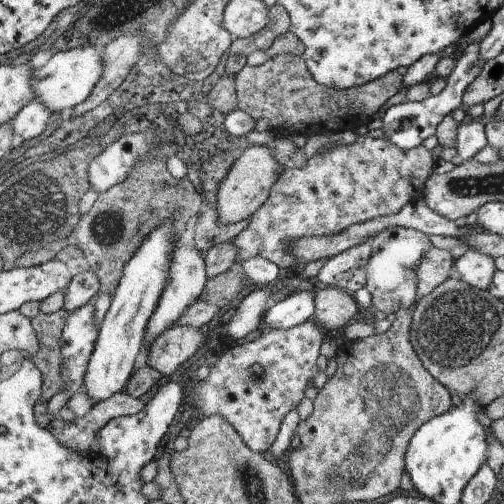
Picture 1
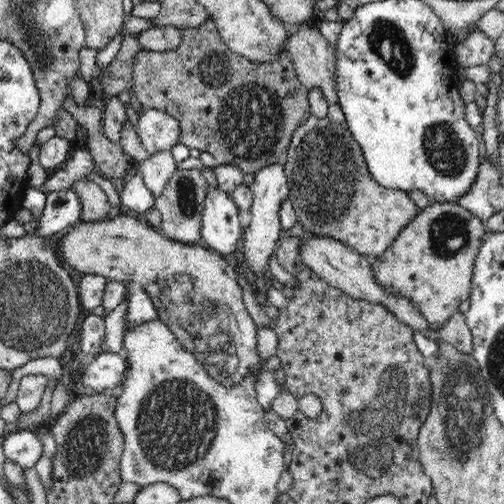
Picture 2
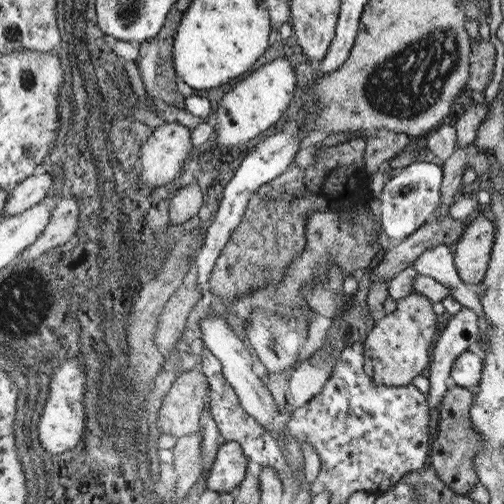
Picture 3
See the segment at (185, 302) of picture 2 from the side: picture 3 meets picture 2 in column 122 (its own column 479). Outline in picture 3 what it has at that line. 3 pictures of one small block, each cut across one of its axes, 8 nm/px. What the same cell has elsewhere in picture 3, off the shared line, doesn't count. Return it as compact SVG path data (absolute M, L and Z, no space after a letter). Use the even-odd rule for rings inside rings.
M477 214L471 222L467 222L465 232L461 234L453 252L455 270L463 284L475 286L483 282L485 272L489 270L493 244L495 244L495 222L489 222L481 214Z

